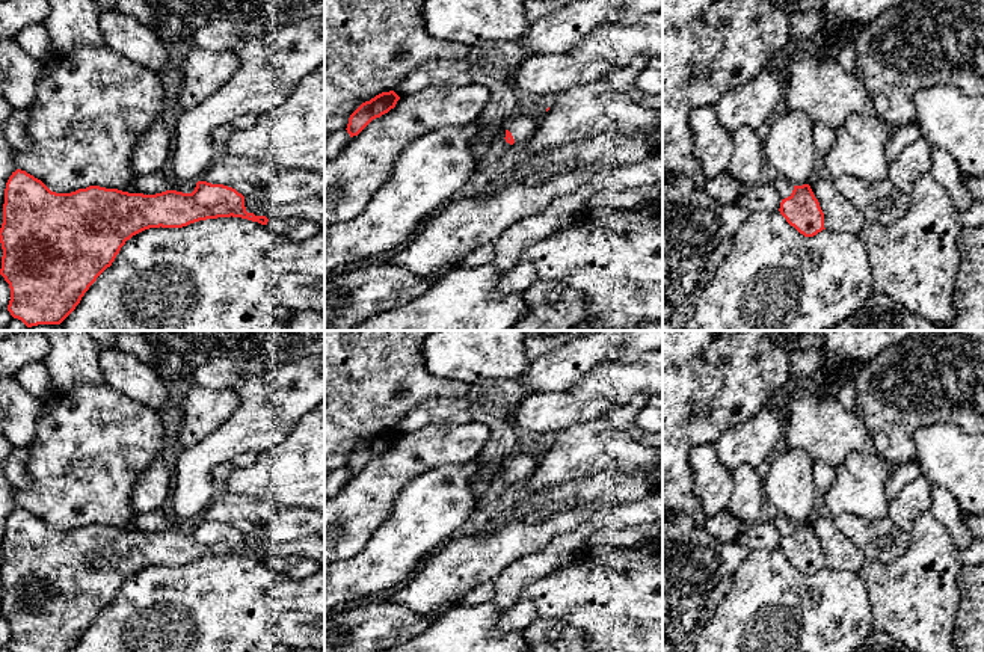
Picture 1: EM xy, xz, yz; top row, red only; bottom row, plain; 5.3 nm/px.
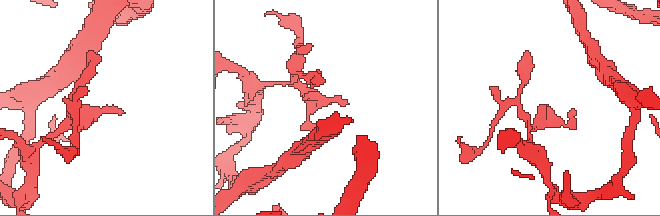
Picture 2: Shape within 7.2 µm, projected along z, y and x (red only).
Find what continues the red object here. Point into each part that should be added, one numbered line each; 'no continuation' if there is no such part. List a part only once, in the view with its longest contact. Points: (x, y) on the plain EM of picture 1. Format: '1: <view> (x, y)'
1: xz (522, 465)

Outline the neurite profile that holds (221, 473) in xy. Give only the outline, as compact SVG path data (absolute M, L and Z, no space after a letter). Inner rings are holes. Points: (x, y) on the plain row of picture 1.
M225 462L225 463L220 463L217 465L213 471L211 471L211 475L213 475L213 480L222 486L226 478L231 475L231 472L235 469L235 465L232 462Z

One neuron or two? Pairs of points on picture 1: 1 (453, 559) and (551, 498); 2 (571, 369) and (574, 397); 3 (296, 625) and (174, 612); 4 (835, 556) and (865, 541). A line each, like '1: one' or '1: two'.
1: one
2: two
3: two
4: two

